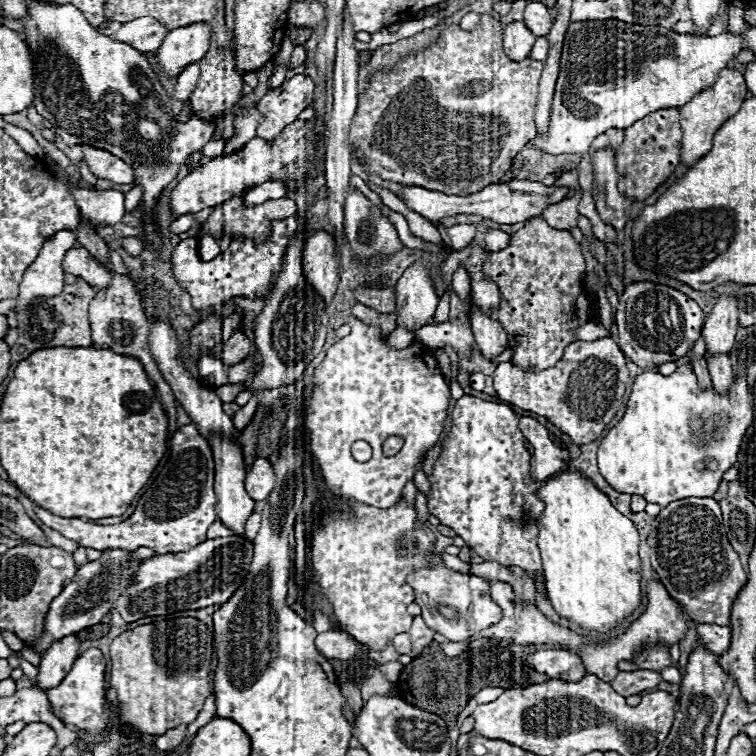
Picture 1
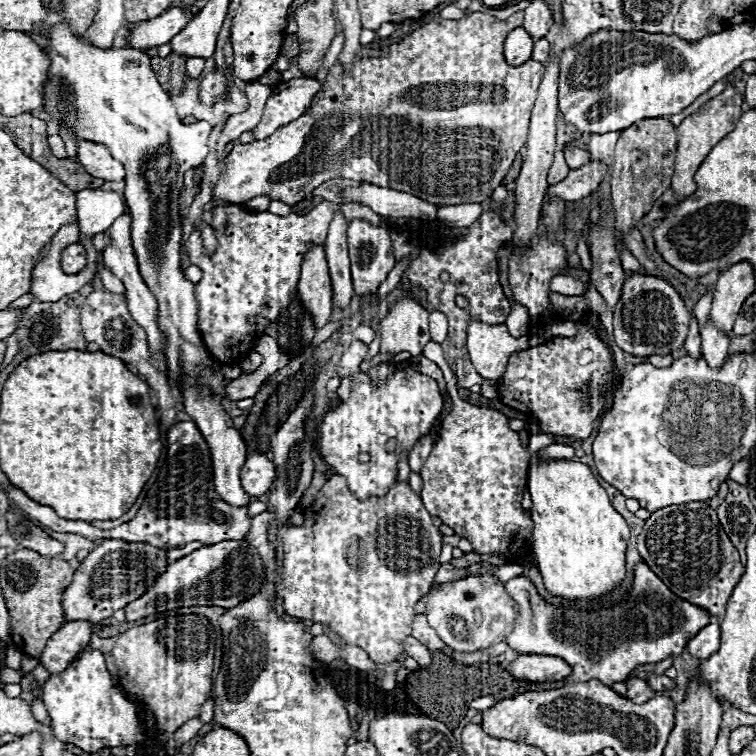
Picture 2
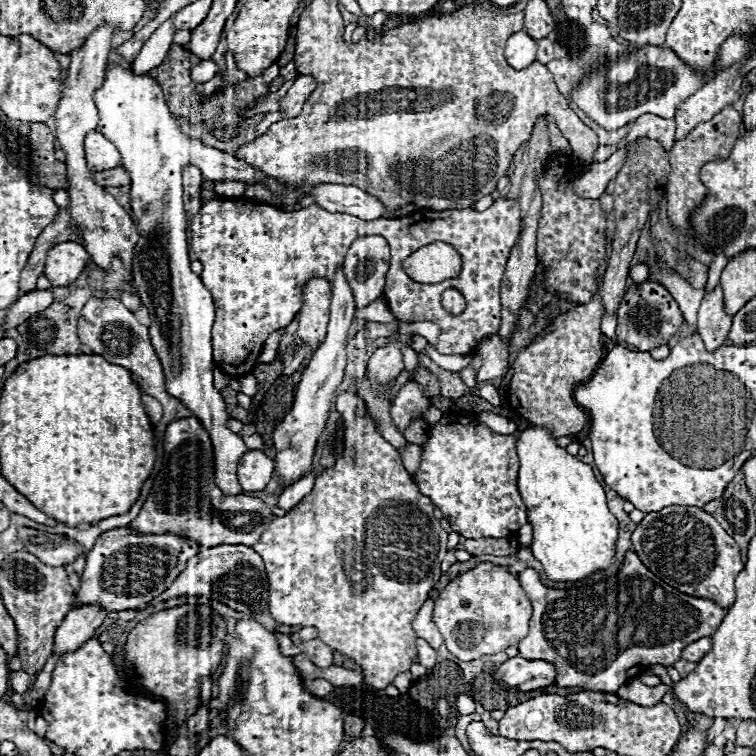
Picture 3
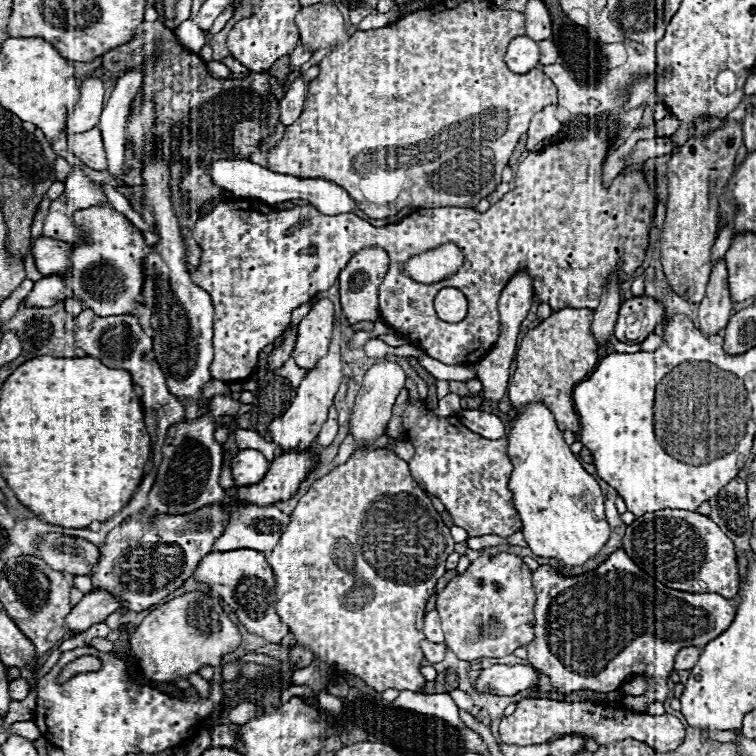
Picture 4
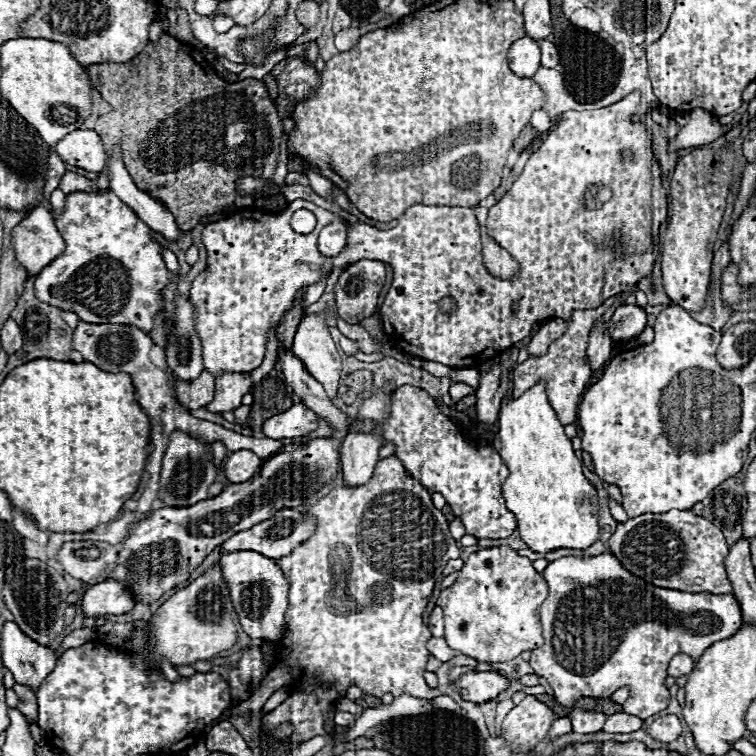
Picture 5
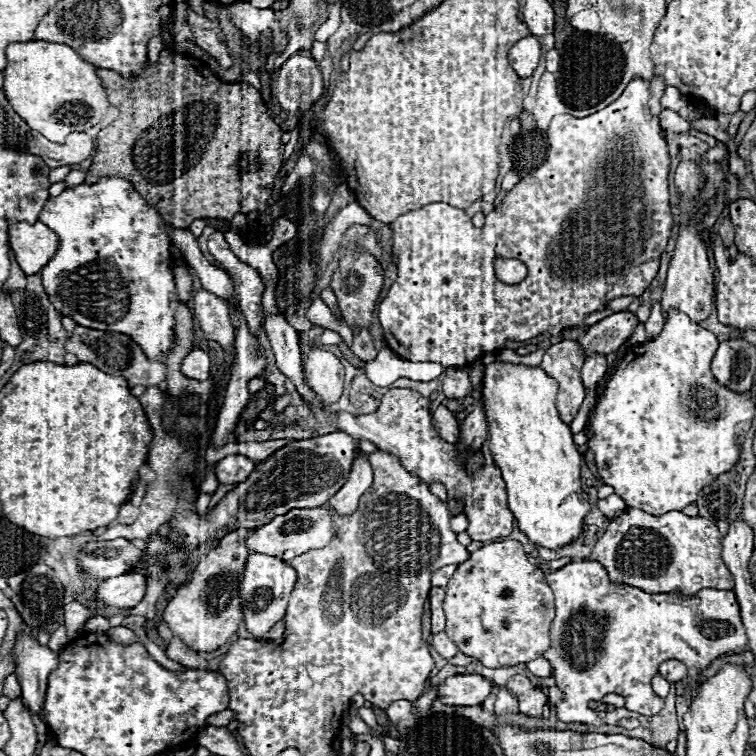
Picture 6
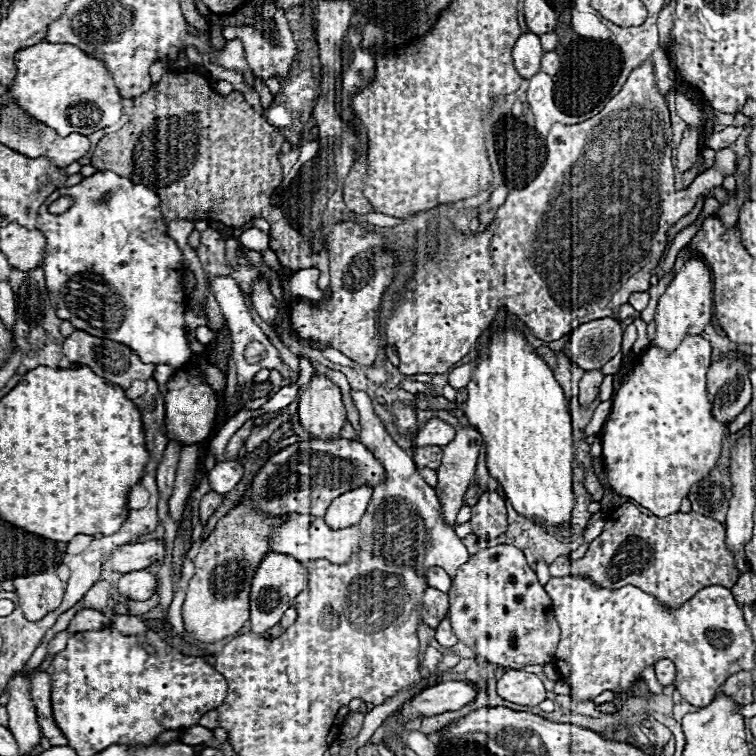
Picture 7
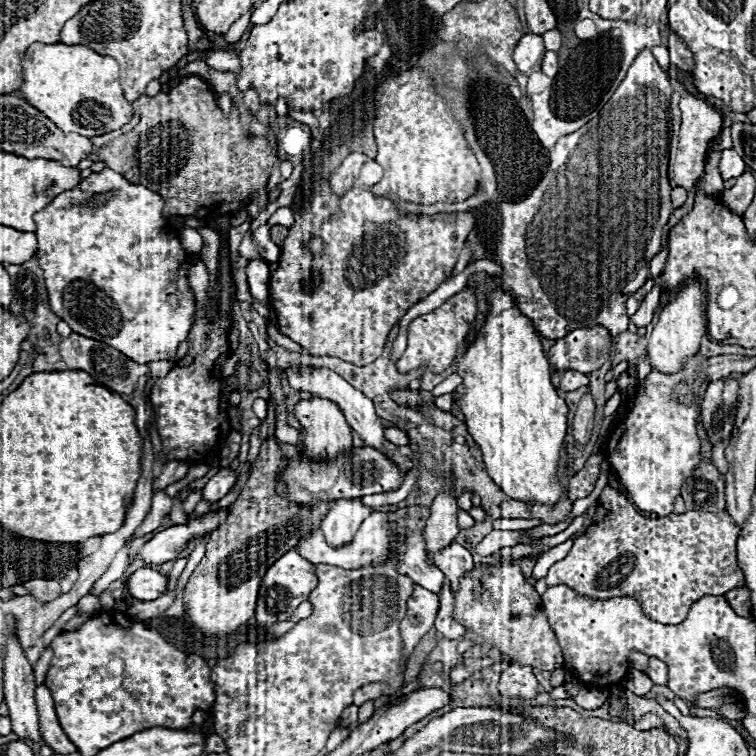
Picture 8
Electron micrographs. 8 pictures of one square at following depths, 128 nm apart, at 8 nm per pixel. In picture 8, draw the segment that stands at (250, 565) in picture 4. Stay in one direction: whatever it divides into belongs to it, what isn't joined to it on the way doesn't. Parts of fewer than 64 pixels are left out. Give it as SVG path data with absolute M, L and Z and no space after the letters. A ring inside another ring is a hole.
M290 550L288 554L280 556L264 574L264 582L260 584L258 606L256 606L256 620L260 624L274 624L288 620L288 616L296 610L300 602L308 598L308 594L316 588L316 568L308 560L304 560L298 552Z

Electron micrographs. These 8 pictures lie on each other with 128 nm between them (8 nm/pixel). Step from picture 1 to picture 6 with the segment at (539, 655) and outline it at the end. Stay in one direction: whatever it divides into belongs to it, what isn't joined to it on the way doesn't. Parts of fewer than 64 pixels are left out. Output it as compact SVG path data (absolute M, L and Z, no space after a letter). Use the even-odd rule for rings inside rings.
M458 674L438 686L438 698L452 706L480 706L492 694L494 682L480 674Z

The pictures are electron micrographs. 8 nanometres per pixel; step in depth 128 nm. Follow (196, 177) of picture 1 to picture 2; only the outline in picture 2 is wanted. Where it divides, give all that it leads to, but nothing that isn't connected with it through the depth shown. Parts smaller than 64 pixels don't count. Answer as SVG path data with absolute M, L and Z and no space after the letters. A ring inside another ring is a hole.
M472 12L462 20L442 20L440 24L424 24L420 28L416 28L412 34L408 34L404 40L384 48L386 54L380 58L358 58L352 68L350 74L344 74L344 68L336 62L328 76L326 76L326 84L324 84L324 92L322 96L316 94L312 100L312 112L310 114L302 114L300 118L292 120L290 124L278 128L272 136L268 136L266 140L254 140L248 144L236 144L232 148L232 152L218 162L218 182L212 190L212 200L218 202L230 202L230 204L242 204L254 196L260 194L268 194L272 200L280 200L284 204L294 206L296 202L300 202L306 194L310 194L314 188L318 188L322 182L330 180L330 178L350 178L350 180L360 180L360 182L370 182L376 186L388 186L392 190L404 190L404 192L412 192L418 198L424 198L436 206L454 206L454 204L480 204L484 200L490 198L492 190L502 182L502 178L506 176L508 168L512 166L518 150L526 144L528 138L528 124L530 124L530 110L534 106L534 98L536 98L536 90L538 84L542 80L544 74L544 64L530 59L520 66L510 66L504 60L502 54L502 44L504 38L508 34L508 30L514 30L516 26L520 26L524 20L524 12L516 12L512 14L508 20L498 20L490 14L482 14L482 12ZM440 84L470 84L470 86L440 86ZM388 132L388 134L384 134ZM306 192L306 194L304 194Z

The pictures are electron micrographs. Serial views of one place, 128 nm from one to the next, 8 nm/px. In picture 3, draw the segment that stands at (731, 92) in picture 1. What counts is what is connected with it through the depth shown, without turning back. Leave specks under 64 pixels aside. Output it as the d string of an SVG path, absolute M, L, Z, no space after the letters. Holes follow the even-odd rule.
M726 106L712 120L702 122L694 130L690 130L682 140L676 140L670 150L670 166L672 172L666 184L666 200L668 200L668 218L674 226L678 226L684 234L690 234L690 212L704 200L708 194L706 186L700 182L700 168L716 158L728 158L738 134L742 128L742 116L734 110L734 106Z

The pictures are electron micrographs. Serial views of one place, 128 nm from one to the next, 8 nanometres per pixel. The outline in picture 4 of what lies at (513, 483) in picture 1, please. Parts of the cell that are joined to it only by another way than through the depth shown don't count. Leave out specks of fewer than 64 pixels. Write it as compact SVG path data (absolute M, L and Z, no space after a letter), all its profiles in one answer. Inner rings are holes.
M422 400L408 404L404 410L404 434L416 448L416 456L410 460L410 472L422 490L442 500L456 526L464 528L468 536L512 536L522 530L520 514L512 504L512 492L508 490L508 476L512 464L506 448L508 438L488 440L474 434L466 426L456 426L452 416L436 418Z

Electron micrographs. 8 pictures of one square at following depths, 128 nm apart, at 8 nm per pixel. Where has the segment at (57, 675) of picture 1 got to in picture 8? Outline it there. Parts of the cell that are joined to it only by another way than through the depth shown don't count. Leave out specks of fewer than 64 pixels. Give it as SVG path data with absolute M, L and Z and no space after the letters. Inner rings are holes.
M138 568L132 576L126 578L124 584L126 584L126 590L134 598L150 602L150 600L160 598L166 592L168 580L166 580L166 576L162 576L160 572L156 572L152 568Z

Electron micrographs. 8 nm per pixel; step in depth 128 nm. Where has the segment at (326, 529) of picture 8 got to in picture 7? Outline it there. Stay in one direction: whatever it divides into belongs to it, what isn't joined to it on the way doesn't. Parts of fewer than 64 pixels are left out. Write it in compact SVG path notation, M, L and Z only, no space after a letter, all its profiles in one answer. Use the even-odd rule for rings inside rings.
M358 486L356 490L350 490L348 494L340 494L338 498L330 502L324 520L332 528L348 528L358 524L370 502L370 496L372 496L370 486Z

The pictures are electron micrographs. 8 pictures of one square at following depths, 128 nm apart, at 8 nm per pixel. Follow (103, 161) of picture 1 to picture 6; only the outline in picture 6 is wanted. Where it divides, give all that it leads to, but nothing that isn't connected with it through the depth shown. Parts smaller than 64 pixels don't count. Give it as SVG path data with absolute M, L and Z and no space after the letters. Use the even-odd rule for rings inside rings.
M34 132L28 148L34 156L40 156L50 168L58 168L80 164L90 158L94 152L94 142L86 132L72 132L64 144L54 144L42 134Z

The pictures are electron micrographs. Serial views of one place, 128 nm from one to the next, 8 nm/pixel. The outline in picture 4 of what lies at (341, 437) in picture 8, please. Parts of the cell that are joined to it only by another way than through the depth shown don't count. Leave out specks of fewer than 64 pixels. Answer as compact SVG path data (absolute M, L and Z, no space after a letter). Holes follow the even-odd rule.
M328 298L312 302L310 312L298 324L298 336L294 346L294 360L302 368L314 368L314 364L328 352L332 332L334 306ZM332 406L332 408L329 408L328 420L324 423L317 438L320 445L319 448L328 447L335 439L339 428L337 418L337 410L335 406Z

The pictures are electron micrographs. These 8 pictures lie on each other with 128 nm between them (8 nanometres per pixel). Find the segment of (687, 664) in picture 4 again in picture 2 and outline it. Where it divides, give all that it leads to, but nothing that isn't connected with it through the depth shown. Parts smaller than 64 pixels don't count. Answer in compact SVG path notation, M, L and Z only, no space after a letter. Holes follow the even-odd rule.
M710 622L704 626L696 636L690 638L688 650L694 658L706 660L720 648L720 626L716 622Z

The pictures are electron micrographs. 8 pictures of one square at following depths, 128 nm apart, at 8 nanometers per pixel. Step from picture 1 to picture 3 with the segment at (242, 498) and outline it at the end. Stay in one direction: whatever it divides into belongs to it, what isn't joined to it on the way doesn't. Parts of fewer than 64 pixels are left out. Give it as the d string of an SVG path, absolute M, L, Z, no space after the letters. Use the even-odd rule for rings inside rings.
M114 64L106 68L104 82L102 86L94 92L94 104L100 114L100 122L96 126L96 132L104 134L120 152L122 156L122 166L126 168L132 184L130 184L130 206L136 222L136 230L140 234L136 248L134 248L134 284L138 288L138 294L144 302L144 306L150 312L150 340L152 346L158 352L158 358L164 366L164 376L166 376L166 390L168 394L176 396L182 400L182 404L202 422L202 426L208 430L212 446L214 446L214 480L216 486L224 494L240 494L240 484L236 482L236 466L240 456L248 450L244 446L244 440L232 432L226 422L228 422L228 412L224 406L224 398L220 392L212 386L212 324L214 324L214 300L210 292L204 288L200 276L196 276L190 270L190 260L188 260L188 240L186 240L186 214L182 204L176 204L176 198L182 198L182 170L186 166L198 166L204 174L204 178L210 180L240 180L244 184L256 182L260 176L254 168L250 168L246 162L238 162L232 154L226 154L222 150L206 146L198 138L186 136L176 118L172 118L170 108L164 100L164 92L158 86L158 82L150 74L132 74L132 70Z

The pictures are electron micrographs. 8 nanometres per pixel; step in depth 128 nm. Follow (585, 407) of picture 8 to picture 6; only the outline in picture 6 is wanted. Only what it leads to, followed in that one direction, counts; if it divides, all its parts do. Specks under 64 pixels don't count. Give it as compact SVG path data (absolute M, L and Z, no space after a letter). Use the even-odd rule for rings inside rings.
M590 354L582 366L582 380L588 390L594 390L598 382L604 378L608 370L608 362L604 354Z

